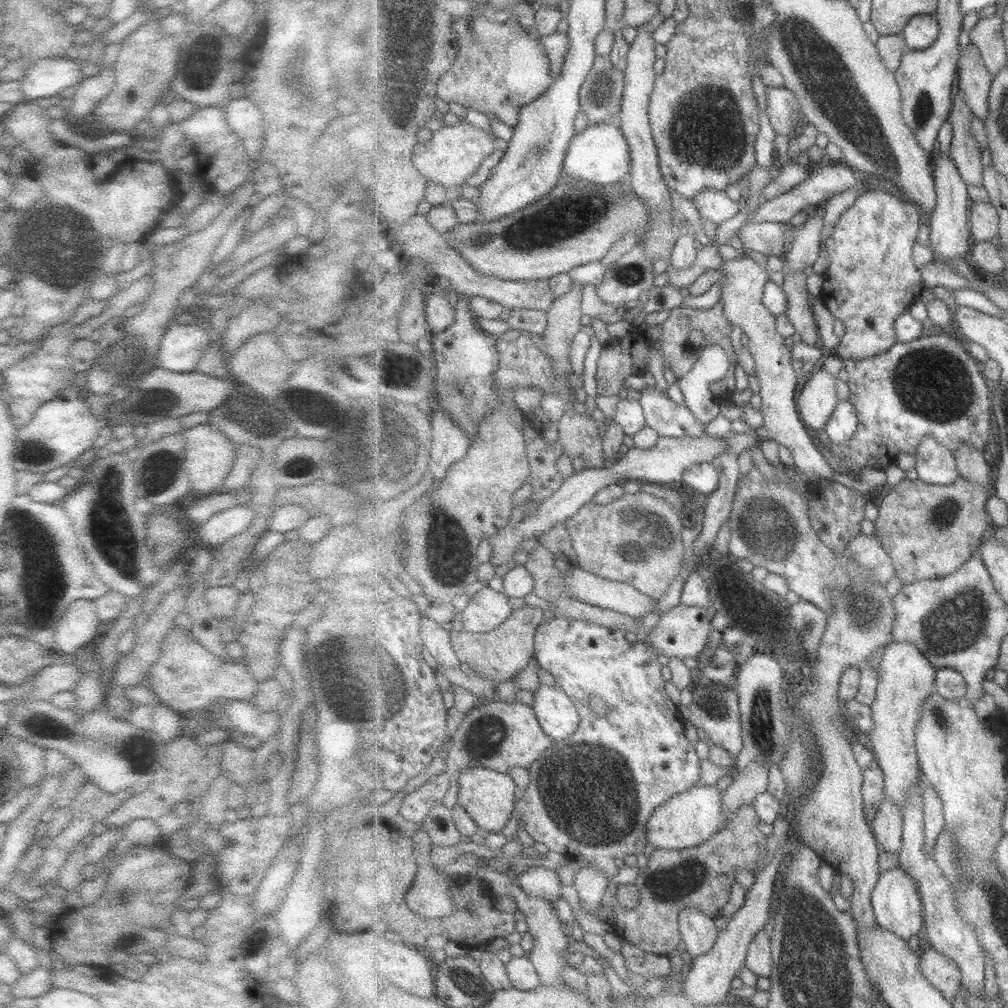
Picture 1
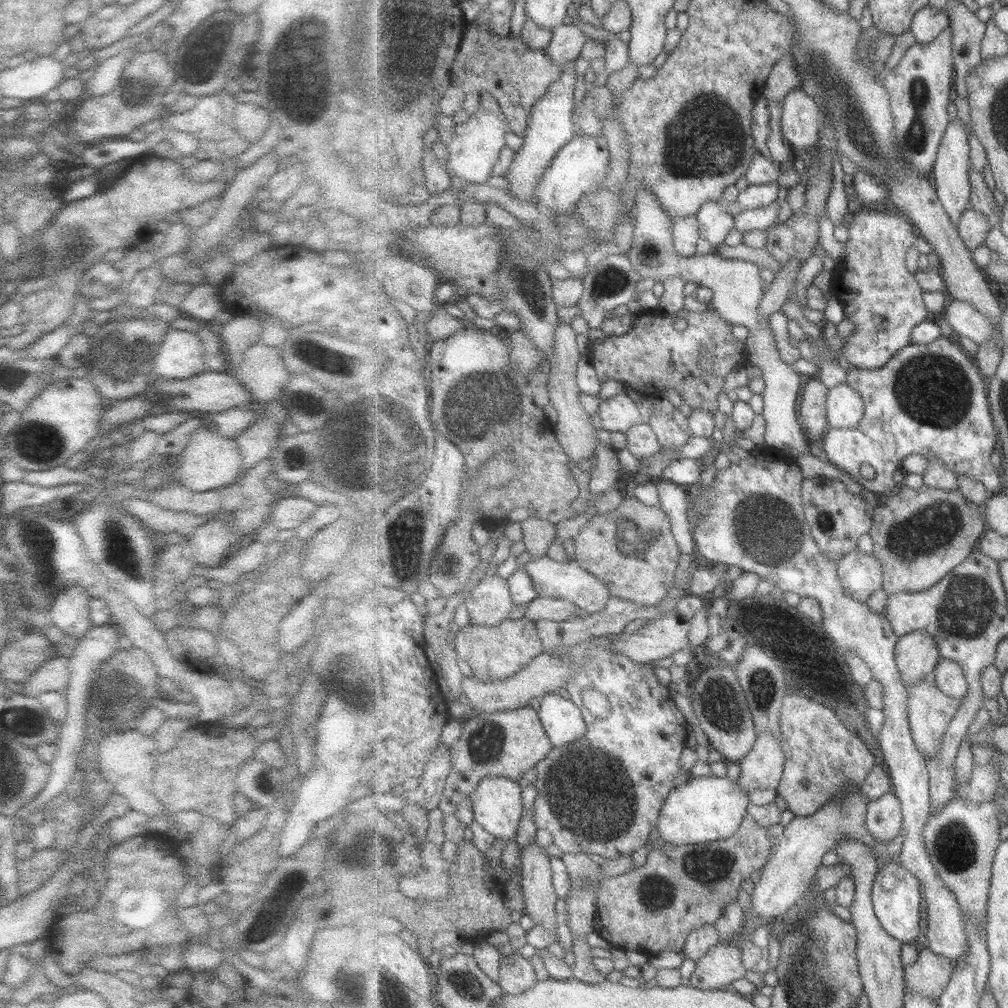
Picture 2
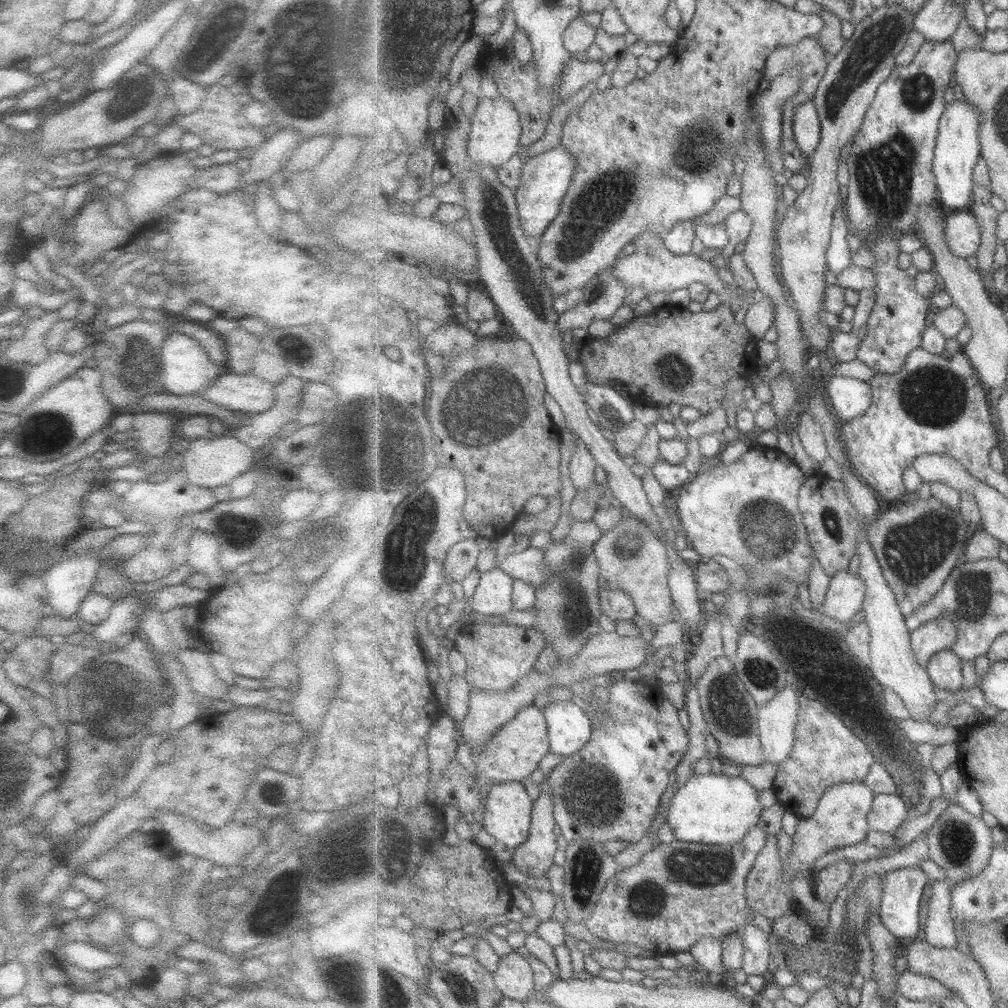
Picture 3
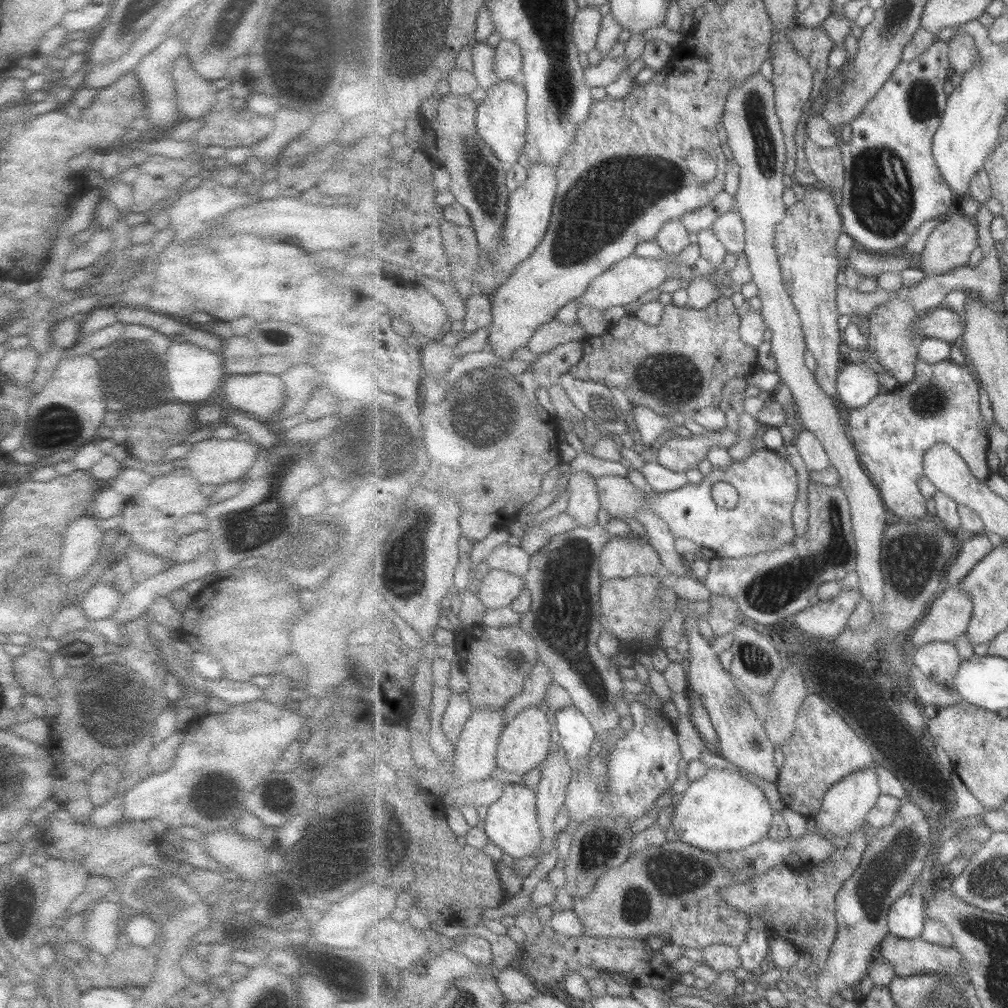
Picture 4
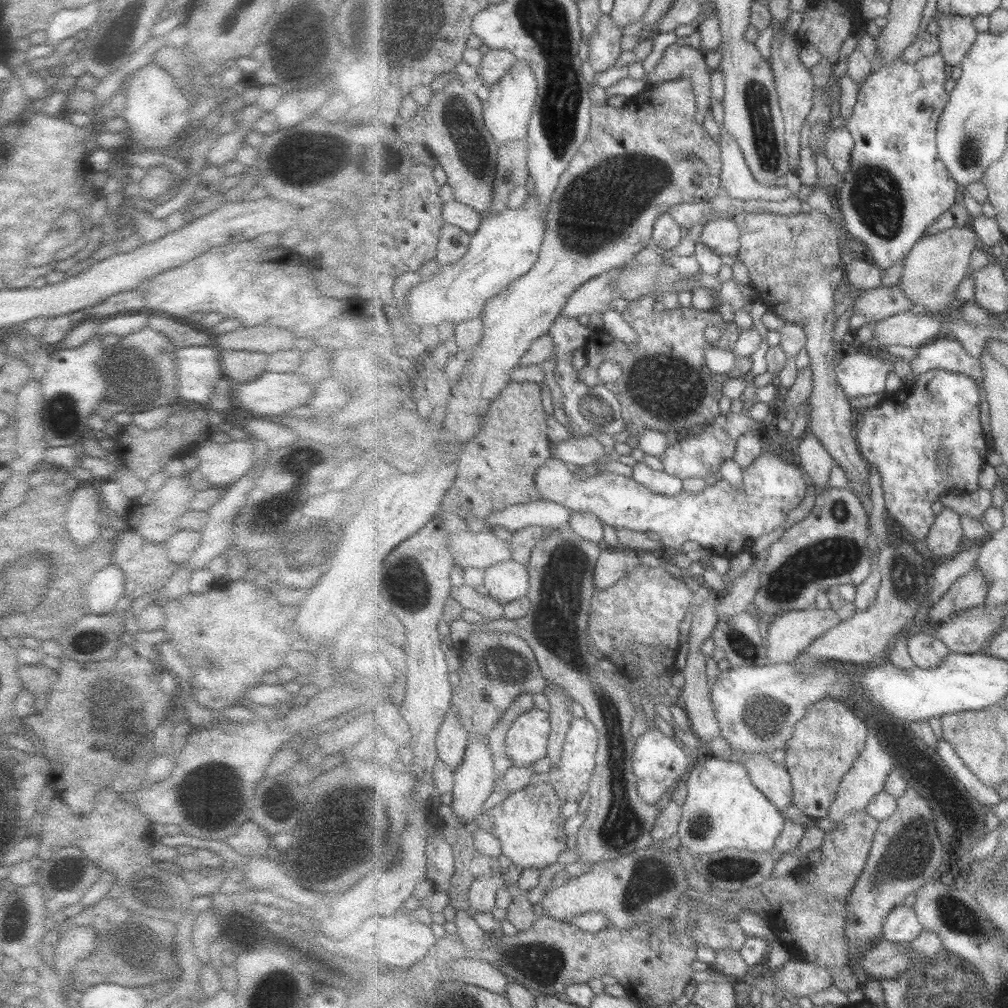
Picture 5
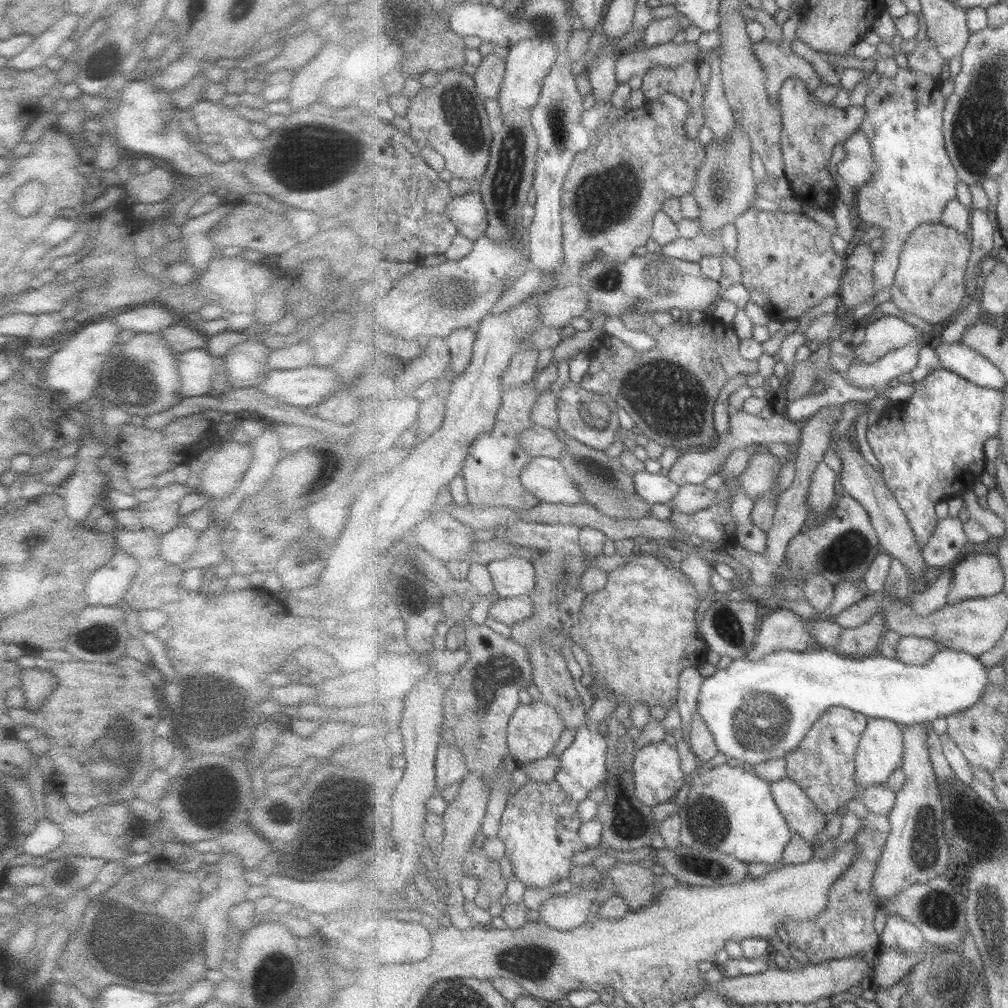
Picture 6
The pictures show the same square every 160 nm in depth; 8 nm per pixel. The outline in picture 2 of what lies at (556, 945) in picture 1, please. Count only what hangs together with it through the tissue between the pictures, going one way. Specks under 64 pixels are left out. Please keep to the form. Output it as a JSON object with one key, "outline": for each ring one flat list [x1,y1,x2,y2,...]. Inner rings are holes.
{"outline":[[531,842,522,850,522,870,521,878,523,878,523,894,525,894,525,902,527,902,527,916,531,916,537,925,546,928,550,933,554,934,556,942,558,934,556,934,558,922,556,921,556,904,560,896,554,889,554,873,552,872,552,856,538,842]]}

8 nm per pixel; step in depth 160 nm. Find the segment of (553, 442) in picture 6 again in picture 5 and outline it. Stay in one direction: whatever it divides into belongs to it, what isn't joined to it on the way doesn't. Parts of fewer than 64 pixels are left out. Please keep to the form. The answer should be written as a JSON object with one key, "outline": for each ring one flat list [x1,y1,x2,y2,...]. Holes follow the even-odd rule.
{"outline":[[597,436,569,437,563,442,555,443,555,452,559,460,577,467,594,464,601,456,612,454,610,449,603,447,597,440]]}

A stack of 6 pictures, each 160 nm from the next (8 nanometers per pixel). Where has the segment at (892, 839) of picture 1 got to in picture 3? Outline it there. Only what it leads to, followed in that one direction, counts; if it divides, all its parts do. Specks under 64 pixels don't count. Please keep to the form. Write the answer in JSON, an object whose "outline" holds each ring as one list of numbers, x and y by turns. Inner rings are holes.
{"outline":[[877,794,868,814,868,825,871,831,895,833,907,819,909,803,899,794]]}

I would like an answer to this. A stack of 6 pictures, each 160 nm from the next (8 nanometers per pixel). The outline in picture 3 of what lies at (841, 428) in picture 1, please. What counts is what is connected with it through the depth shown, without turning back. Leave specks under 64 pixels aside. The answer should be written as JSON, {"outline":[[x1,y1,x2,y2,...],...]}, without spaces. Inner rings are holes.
{"outline":[[848,376,831,378,825,393,842,424,863,416,873,402,872,386,864,380]]}

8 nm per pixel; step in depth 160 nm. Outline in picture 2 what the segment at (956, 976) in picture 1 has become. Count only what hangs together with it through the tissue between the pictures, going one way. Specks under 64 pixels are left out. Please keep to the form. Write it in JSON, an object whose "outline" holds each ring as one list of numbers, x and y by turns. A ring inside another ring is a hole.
{"outline":[[929,947,921,949,917,960,906,965,906,986,936,1000,950,983,954,968,952,959,935,954]]}

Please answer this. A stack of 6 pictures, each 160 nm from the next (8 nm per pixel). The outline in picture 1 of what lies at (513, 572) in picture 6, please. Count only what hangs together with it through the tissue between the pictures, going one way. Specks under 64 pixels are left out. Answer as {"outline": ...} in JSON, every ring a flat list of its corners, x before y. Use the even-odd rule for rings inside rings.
{"outline":[[484,586,471,596,468,606,461,612,463,628,469,632,491,632,504,625,512,617,513,612,508,594,497,592,493,588]]}

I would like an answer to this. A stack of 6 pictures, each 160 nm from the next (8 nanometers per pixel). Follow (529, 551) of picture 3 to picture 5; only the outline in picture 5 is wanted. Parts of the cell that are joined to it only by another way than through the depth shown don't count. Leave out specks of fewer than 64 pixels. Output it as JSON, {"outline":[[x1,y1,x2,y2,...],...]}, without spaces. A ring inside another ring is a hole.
{"outline":[[461,532,449,536,449,550,455,564,467,568,489,569,501,562,513,560,509,544,499,540,493,532]]}

